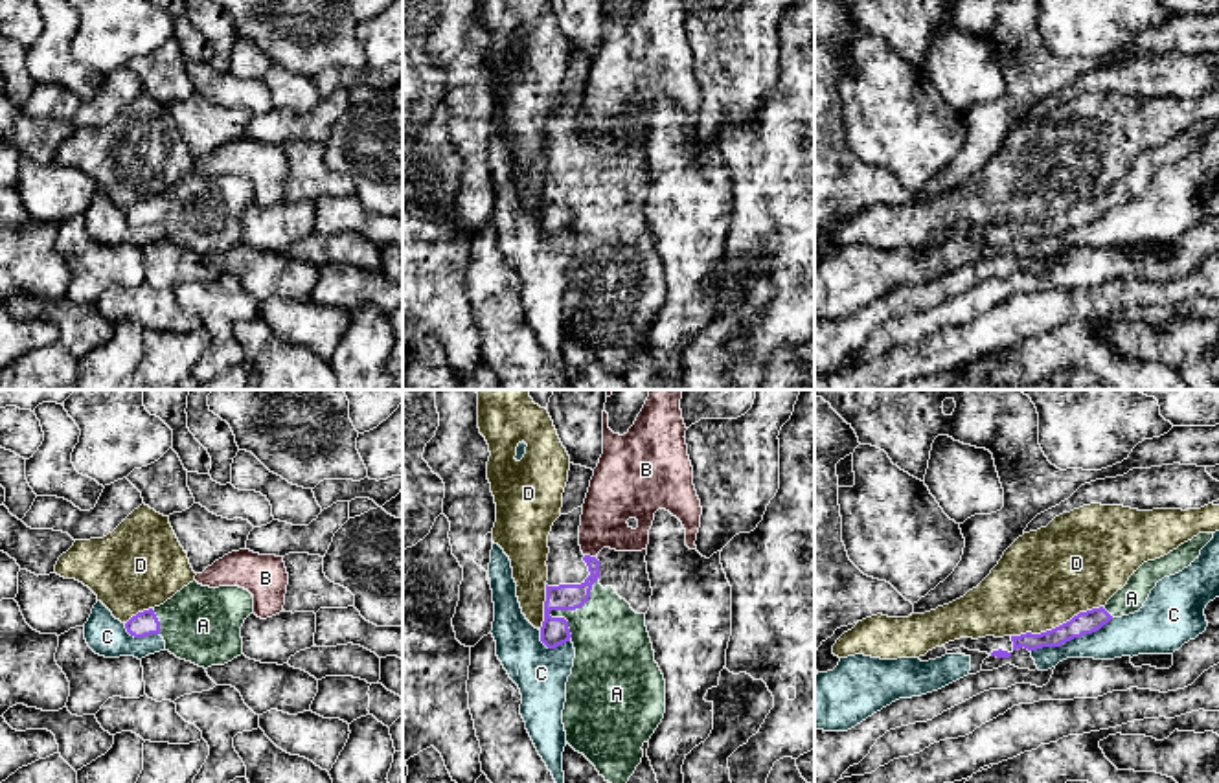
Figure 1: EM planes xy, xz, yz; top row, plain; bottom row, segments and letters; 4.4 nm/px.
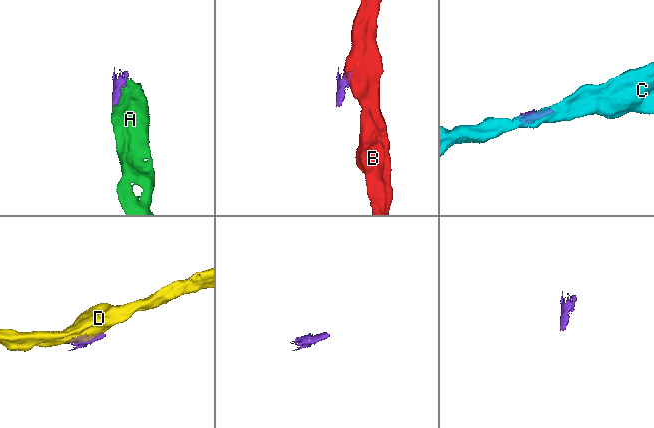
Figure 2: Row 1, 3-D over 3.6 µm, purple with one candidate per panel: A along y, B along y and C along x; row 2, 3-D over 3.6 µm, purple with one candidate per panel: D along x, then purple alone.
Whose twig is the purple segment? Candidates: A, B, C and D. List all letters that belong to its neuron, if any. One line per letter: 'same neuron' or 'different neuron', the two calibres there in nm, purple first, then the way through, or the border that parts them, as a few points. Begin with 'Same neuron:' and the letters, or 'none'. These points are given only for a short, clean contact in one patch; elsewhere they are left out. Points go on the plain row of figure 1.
Same neuron: A
A: same neuron; 120 nm thick on the purple side, 320 nm on the other
B: different neuron; 110 nm thick on the purple side, 220 nm on the other; border along xz (585, 142), (596, 147)
C: different neuron; 100 nm thick on the purple side, 180 nm on the other
D: different neuron; 100 nm thick on the purple side, 420 nm on the other

